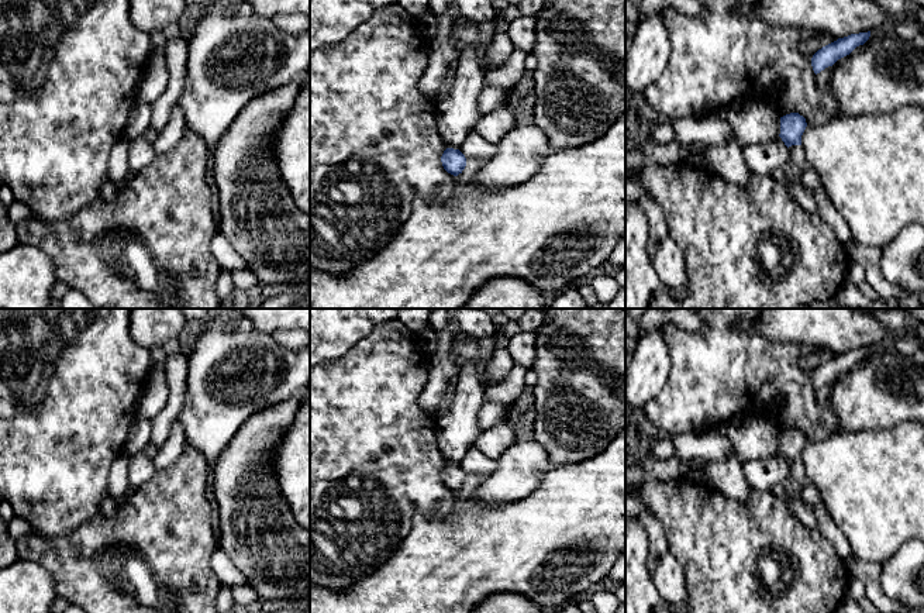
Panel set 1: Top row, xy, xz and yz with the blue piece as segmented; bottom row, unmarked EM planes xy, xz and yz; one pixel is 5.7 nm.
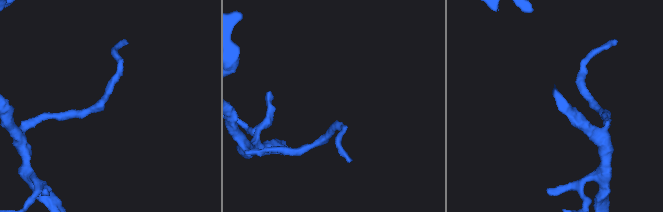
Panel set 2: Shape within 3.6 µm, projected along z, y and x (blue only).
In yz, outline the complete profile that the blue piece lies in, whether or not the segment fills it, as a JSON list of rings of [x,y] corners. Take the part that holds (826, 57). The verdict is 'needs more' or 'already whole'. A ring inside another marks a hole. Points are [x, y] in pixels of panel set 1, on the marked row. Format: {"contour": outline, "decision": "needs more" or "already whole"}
{"contour": [[[870,31],[851,34],[818,49],[811,58],[814,73],[817,75],[825,68],[832,66],[838,59],[849,55],[856,47],[863,45],[869,37]]], "decision": "already whole"}

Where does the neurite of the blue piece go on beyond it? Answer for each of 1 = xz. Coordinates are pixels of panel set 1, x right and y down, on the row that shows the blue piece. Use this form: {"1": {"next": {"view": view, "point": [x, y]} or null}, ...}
{"1": {"next": null}}

